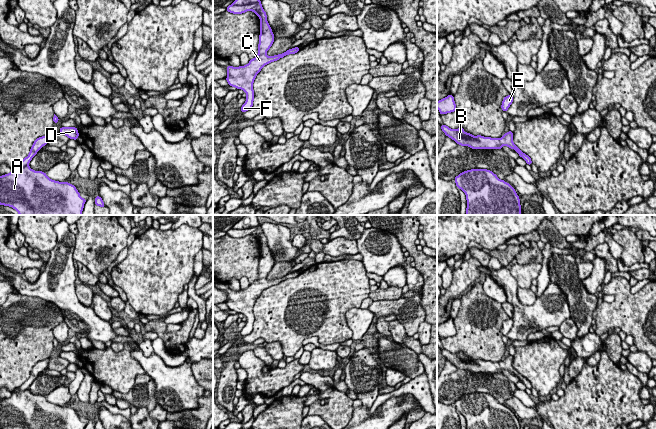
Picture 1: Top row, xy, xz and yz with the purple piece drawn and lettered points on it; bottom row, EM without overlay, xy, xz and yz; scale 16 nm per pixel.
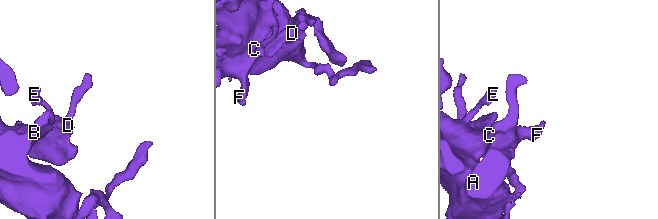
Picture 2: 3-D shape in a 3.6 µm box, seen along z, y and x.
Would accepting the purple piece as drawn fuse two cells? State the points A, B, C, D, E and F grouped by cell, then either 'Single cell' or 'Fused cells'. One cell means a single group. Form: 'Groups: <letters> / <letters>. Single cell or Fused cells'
Groups: A B C D E F. Single cell

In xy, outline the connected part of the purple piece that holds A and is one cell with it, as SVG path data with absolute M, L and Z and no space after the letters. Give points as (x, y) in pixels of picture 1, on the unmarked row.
M49 358L37 362L27 381L14 389L12 395L0 400L0 429L84 429L87 423L80 420L76 411L68 406L50 403L45 396L34 395L29 387L49 364Z

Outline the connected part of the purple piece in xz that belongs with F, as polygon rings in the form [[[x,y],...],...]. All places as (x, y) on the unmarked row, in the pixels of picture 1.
[[[245,215],[226,232],[226,235],[233,238],[242,238],[247,235],[252,235],[260,243],[258,279],[255,282],[251,283],[249,287],[244,290],[227,290],[228,295],[226,305],[228,306],[228,308],[232,311],[243,314],[247,318],[246,325],[240,333],[241,336],[246,336],[253,330],[253,307],[261,293],[265,289],[277,285],[286,279],[297,277],[300,272],[295,271],[288,273],[286,276],[274,280],[268,280],[266,278],[272,270],[275,262],[272,253],[267,245],[266,236],[262,231],[261,225],[259,224],[256,215]]]

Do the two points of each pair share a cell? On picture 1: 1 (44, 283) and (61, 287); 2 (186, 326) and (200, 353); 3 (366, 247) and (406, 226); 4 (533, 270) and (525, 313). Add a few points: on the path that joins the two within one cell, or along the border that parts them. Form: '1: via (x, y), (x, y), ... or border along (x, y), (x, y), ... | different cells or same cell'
1: via (47, 288), (51, 292), (56, 290) | same cell
2: border along (188, 337), (185, 343) | different cells
3: border along (372, 226), (390, 232), (402, 246) | different cells
4: border along (509, 269), (518, 286) | different cells

